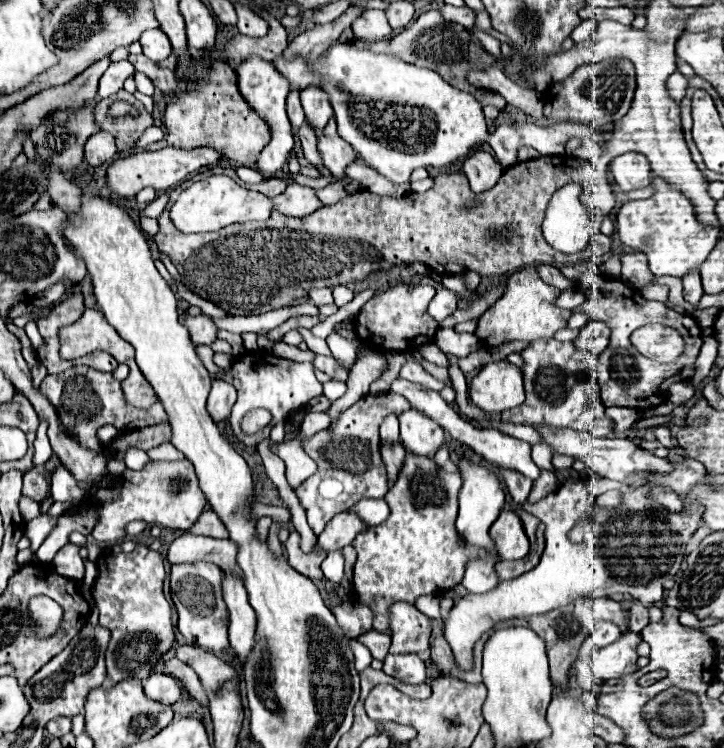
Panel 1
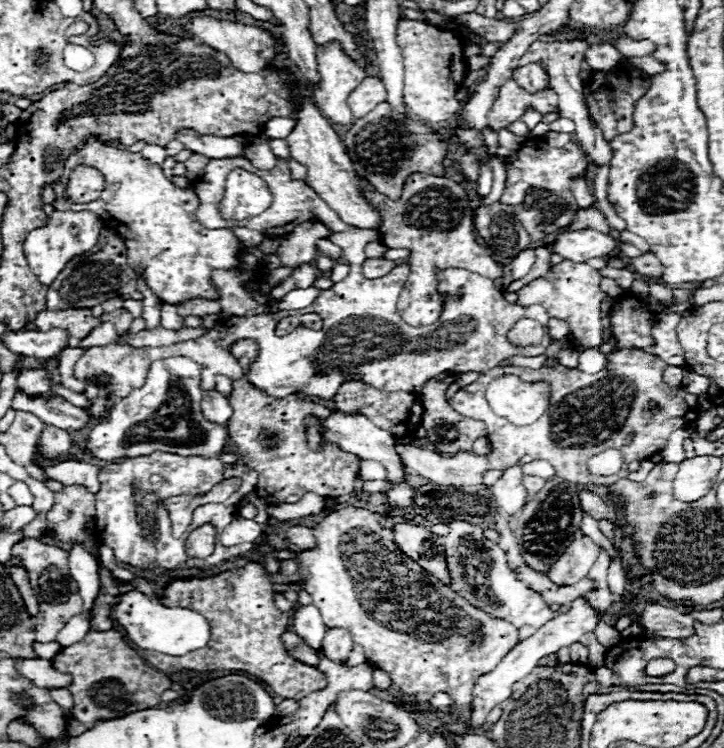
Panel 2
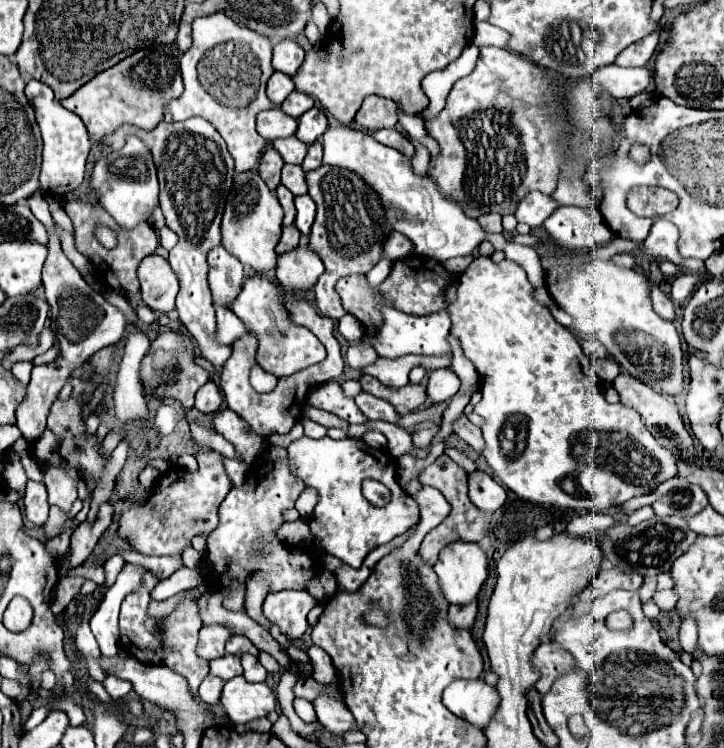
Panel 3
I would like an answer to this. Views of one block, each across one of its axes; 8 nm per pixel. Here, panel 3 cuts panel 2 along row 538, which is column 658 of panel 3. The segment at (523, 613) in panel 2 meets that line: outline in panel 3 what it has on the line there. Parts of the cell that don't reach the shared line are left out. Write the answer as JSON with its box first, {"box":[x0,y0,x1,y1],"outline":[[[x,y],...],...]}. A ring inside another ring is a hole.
{"box":[448,256,676,512],"outline":[[[480,256],[480,258],[474,258],[472,264],[466,268],[466,272],[460,276],[458,296],[448,306],[448,314],[452,318],[450,334],[458,338],[464,356],[474,362],[474,366],[482,378],[482,386],[480,386],[482,402],[474,406],[474,412],[486,420],[486,424],[482,426],[482,434],[484,434],[484,442],[486,442],[482,454],[484,454],[486,462],[490,464],[490,468],[494,470],[494,476],[500,478],[512,492],[516,492],[524,500],[530,500],[534,504],[552,504],[552,506],[562,506],[562,508],[574,508],[574,510],[598,510],[598,512],[602,512],[602,510],[608,510],[612,506],[620,506],[634,496],[654,492],[664,480],[676,476],[676,458],[654,440],[654,436],[644,428],[644,420],[636,410],[622,406],[622,404],[608,404],[604,400],[600,382],[594,382],[594,378],[588,376],[584,370],[584,366],[590,366],[590,358],[586,358],[586,354],[582,352],[574,334],[570,330],[566,330],[564,326],[560,326],[552,318],[548,308],[544,304],[540,304],[532,294],[534,294],[534,288],[526,280],[526,272],[520,264],[516,264],[508,258],[504,258],[502,262],[496,264],[496,262],[492,262],[492,258]]]}

